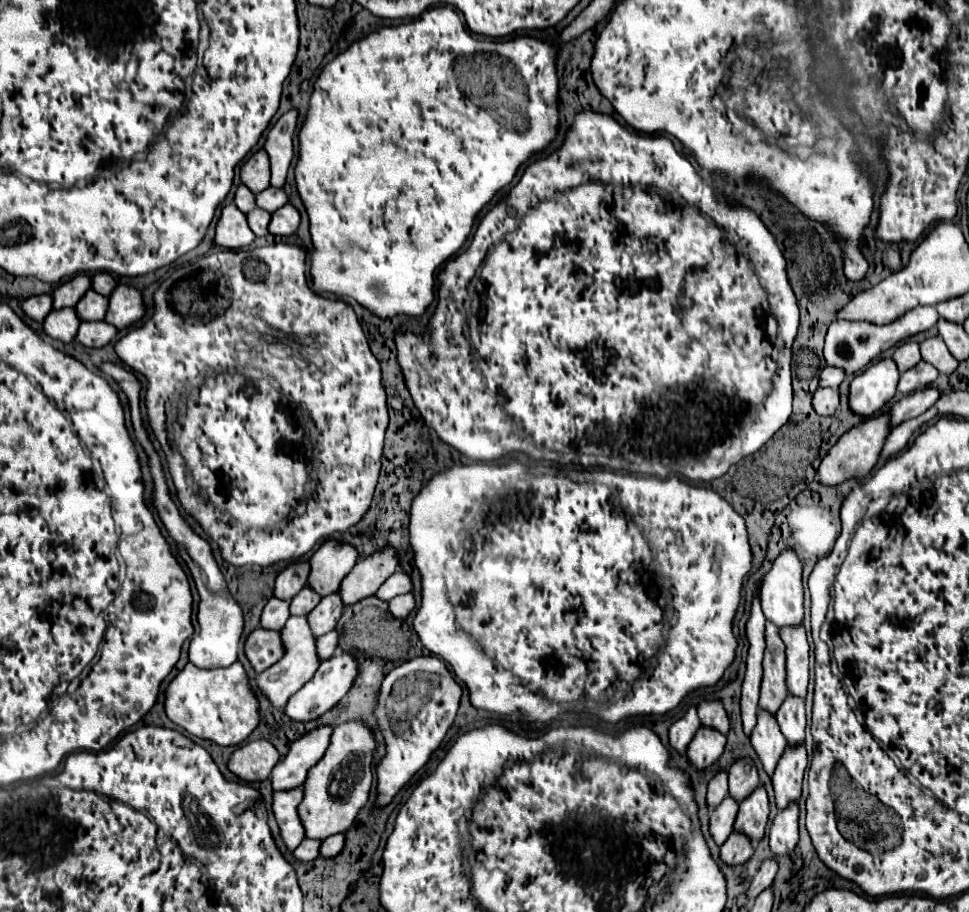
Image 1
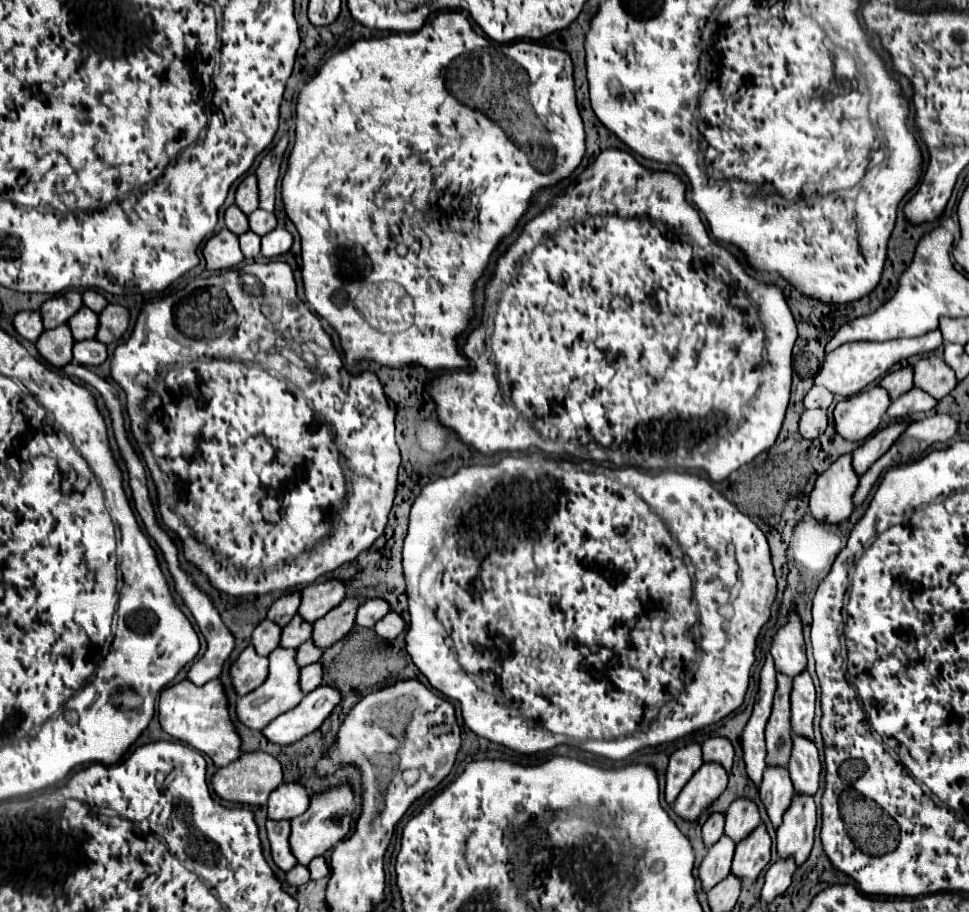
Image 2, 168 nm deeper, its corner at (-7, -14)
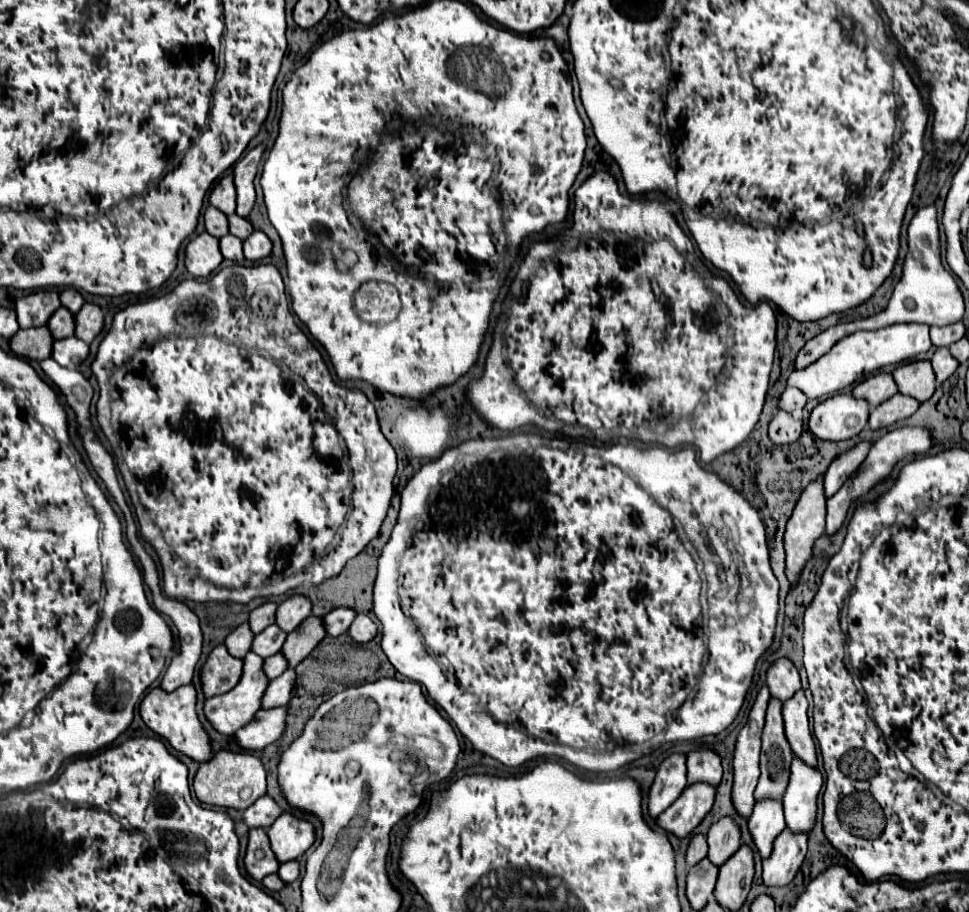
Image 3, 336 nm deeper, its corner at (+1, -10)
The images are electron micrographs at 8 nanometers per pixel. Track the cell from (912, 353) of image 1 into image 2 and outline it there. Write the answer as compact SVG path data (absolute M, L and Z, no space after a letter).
M907 365L899 371L891 371L881 379L881 387L885 387L891 395L891 399L897 399L899 395L907 393L913 387L913 367Z

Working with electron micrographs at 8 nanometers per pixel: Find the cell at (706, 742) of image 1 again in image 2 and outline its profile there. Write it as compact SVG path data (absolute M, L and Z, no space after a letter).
M703 763L695 775L681 789L673 809L683 819L695 821L699 813L709 807L727 787L727 771L719 763Z

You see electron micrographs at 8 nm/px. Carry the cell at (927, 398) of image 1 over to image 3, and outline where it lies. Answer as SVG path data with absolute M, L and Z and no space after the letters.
M859 443L857 447L843 453L829 465L829 469L825 471L825 477L823 477L823 491L825 491L827 499L833 497L841 489L841 485L857 471L857 467L867 457L869 447L871 447L871 443Z

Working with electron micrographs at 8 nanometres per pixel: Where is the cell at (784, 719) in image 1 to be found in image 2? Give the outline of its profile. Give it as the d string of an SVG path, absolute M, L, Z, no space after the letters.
M793 733L793 751L791 751L791 759L787 767L791 773L795 793L815 795L819 787L821 761L819 761L817 747L811 739Z

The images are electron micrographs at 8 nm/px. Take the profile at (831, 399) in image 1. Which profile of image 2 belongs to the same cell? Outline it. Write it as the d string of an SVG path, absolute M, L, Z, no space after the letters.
M809 409L801 415L801 421L799 421L799 431L805 439L815 439L819 437L829 425L829 419L827 419L827 411L823 409Z

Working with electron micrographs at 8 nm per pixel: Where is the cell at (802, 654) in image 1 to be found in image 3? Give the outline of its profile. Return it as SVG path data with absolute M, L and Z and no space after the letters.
M803 691L795 693L795 697L783 703L783 721L785 721L785 737L793 749L793 755L799 757L805 765L817 767L815 743L807 719L807 699Z

